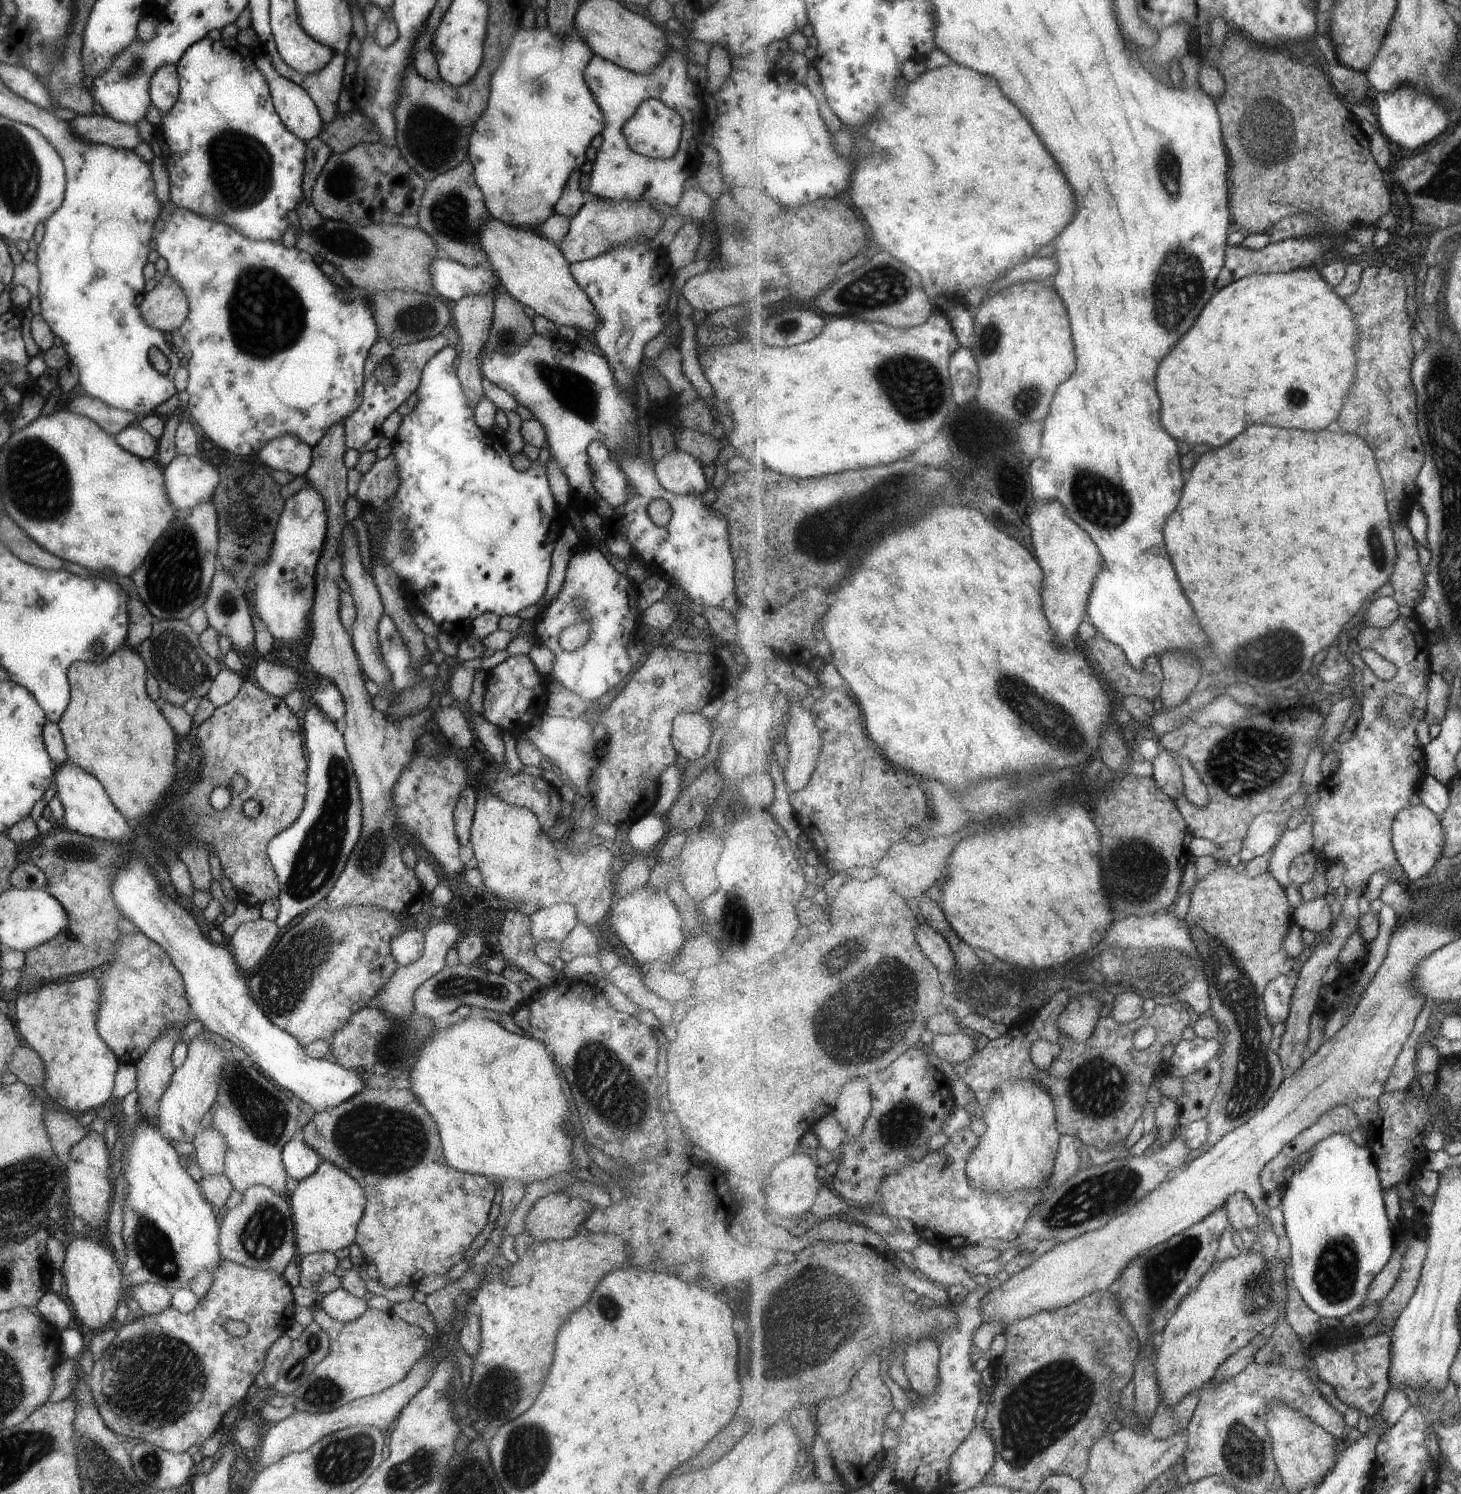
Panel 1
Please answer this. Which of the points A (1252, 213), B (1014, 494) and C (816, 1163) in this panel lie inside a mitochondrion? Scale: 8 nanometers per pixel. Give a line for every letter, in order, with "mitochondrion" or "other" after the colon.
A: other
B: other
C: other

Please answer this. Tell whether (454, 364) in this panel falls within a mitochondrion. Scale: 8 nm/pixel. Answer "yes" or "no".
no

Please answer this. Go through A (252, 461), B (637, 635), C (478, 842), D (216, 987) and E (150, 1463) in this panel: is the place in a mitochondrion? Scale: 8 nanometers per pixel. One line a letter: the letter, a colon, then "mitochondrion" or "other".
A: other
B: other
C: other
D: other
E: mitochondrion

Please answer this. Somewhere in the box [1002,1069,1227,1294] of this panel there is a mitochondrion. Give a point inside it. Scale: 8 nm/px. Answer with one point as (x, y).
(1091, 1199)

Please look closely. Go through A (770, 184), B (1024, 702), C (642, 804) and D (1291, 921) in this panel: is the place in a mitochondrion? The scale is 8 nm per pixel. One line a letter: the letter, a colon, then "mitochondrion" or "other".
A: other
B: mitochondrion
C: other
D: other

